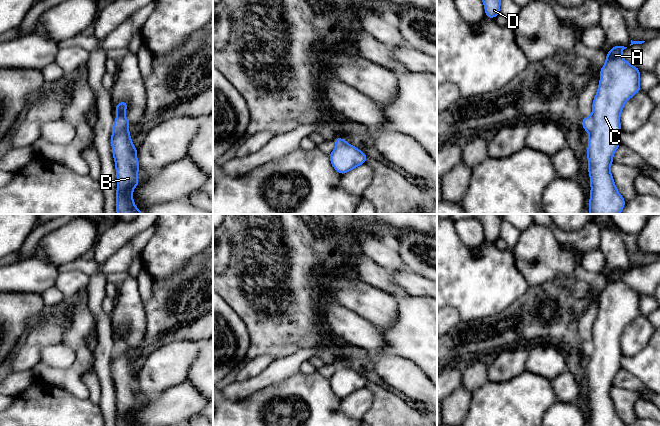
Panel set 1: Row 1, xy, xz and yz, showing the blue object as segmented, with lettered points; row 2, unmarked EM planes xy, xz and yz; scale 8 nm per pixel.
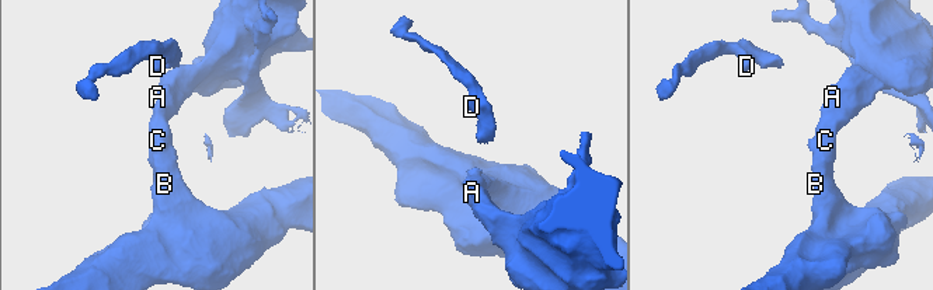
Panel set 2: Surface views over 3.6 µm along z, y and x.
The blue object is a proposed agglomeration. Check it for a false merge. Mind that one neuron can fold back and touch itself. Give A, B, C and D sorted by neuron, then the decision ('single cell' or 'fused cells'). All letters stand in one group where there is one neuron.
A B C / D | fused cells

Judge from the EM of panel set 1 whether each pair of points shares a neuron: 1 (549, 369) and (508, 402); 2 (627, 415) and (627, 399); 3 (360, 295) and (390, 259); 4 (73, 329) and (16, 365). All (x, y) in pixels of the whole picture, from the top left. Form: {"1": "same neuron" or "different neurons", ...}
{"1": "different neurons", "2": "same neuron", "3": "same neuron", "4": "different neurons"}

